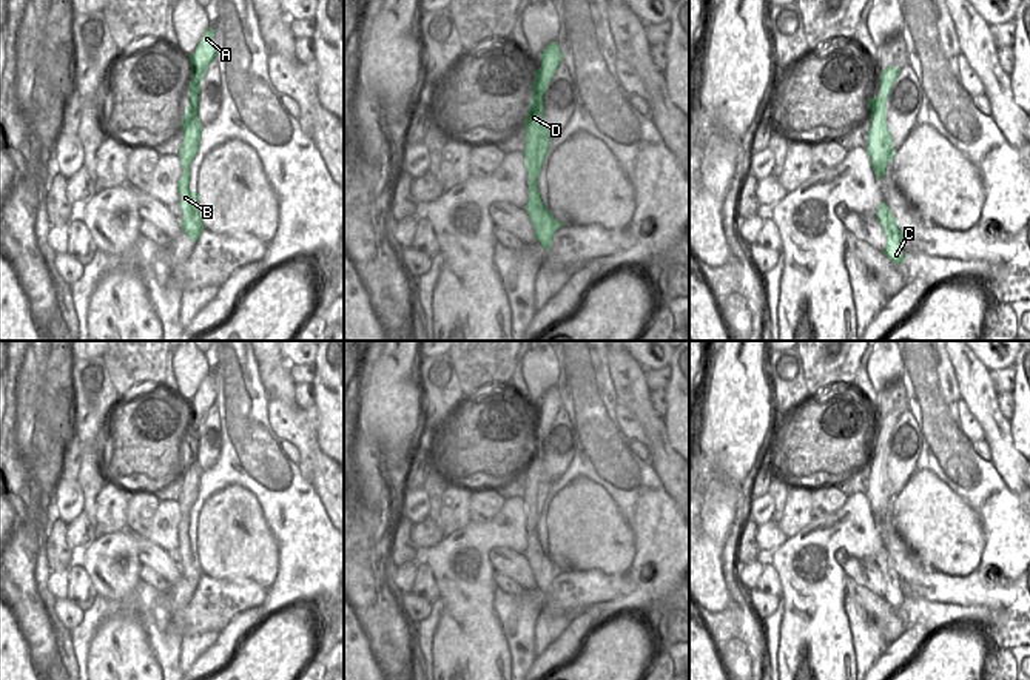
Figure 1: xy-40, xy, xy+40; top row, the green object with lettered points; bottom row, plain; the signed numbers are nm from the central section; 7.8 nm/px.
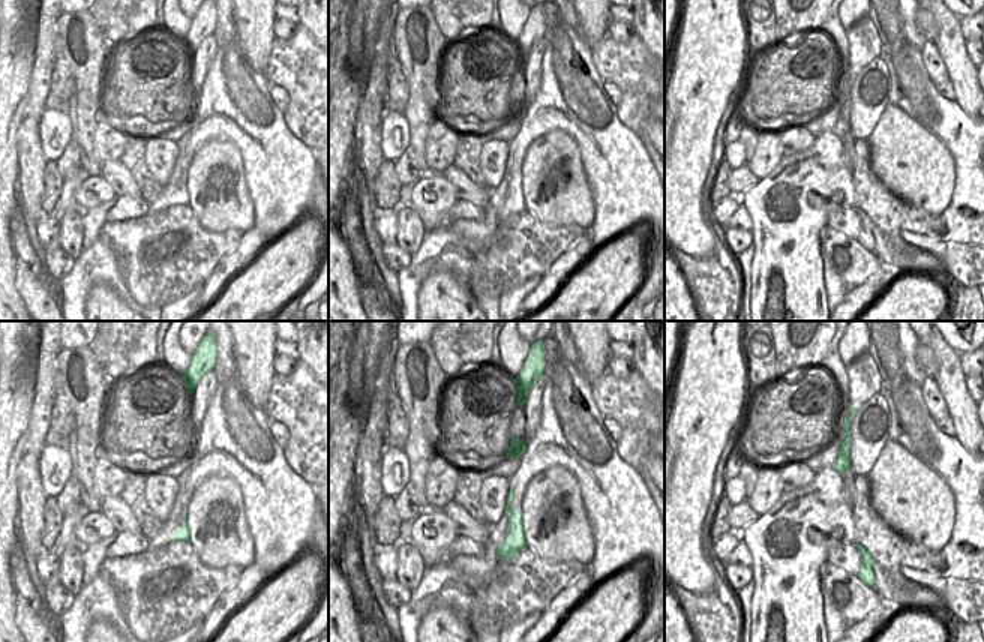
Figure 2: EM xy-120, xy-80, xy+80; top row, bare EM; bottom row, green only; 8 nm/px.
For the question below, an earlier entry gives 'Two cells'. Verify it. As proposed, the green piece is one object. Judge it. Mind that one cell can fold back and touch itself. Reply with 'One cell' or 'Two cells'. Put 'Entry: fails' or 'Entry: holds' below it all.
One cell.
Entry: fails

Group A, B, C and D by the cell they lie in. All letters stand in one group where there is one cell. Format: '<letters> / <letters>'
A B C D

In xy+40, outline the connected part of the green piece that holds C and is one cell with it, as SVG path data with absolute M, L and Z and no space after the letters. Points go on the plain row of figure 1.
M885 547L876 555L876 564L882 572L887 584L887 591L882 598L894 609L899 611L904 606L904 580L900 578L890 554Z

